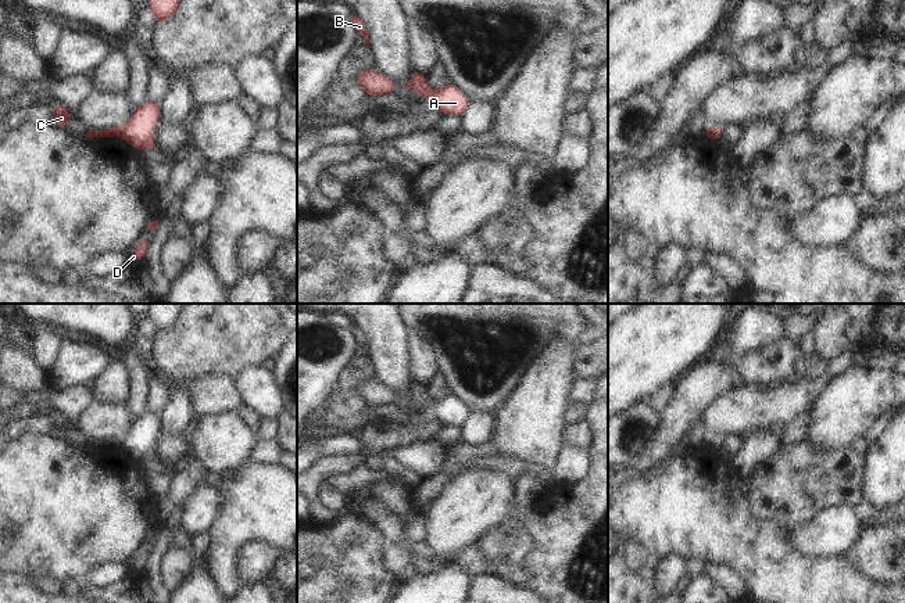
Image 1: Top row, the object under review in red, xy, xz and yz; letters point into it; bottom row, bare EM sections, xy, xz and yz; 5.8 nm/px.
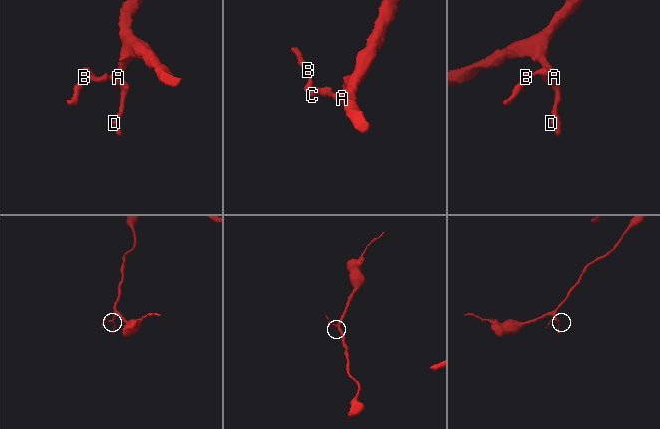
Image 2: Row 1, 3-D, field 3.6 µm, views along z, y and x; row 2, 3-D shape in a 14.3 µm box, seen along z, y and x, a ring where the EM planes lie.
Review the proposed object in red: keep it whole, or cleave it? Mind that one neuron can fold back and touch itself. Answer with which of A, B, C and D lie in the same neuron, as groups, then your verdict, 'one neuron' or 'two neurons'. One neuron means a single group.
A D / B C; two neurons

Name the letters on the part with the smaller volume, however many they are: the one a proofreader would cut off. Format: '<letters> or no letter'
B, C

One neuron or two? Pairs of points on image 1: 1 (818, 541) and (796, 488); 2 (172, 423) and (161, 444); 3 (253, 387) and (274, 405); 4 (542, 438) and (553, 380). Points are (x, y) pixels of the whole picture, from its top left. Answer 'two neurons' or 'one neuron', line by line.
1: two neurons
2: two neurons
3: one neuron
4: one neuron

